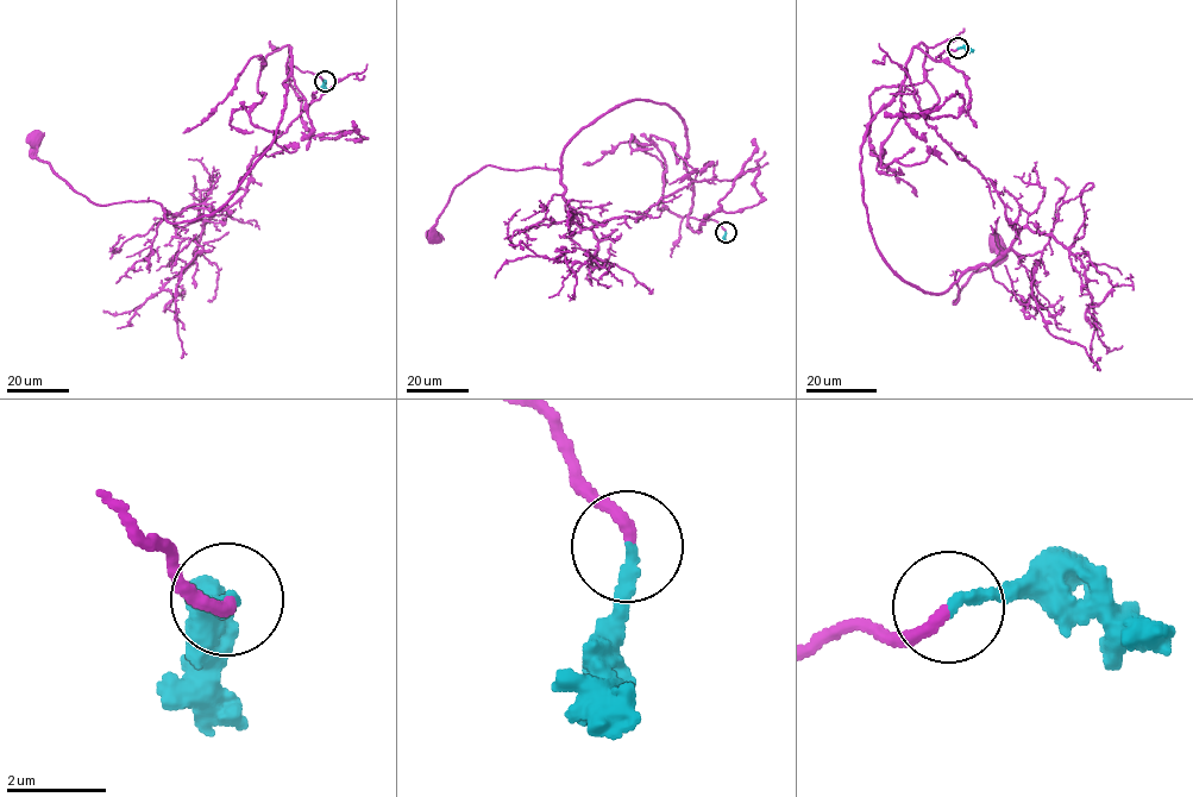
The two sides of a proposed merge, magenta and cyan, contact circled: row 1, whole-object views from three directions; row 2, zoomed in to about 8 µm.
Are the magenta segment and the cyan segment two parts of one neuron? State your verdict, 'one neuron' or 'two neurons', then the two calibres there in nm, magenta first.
one neuron | 240/240 nm

